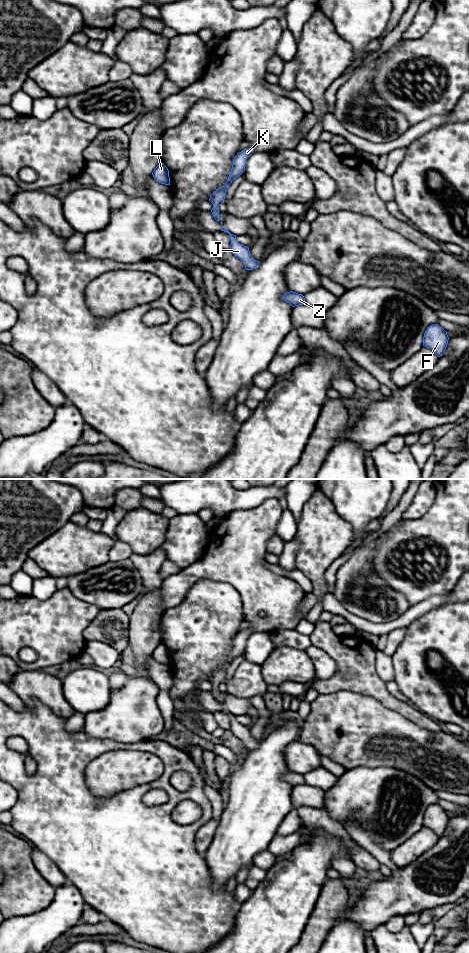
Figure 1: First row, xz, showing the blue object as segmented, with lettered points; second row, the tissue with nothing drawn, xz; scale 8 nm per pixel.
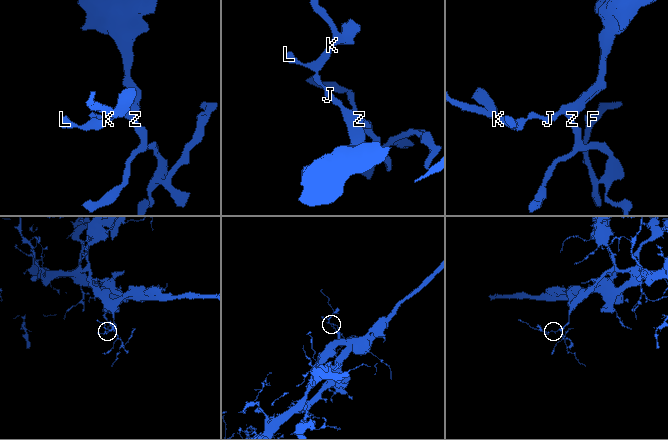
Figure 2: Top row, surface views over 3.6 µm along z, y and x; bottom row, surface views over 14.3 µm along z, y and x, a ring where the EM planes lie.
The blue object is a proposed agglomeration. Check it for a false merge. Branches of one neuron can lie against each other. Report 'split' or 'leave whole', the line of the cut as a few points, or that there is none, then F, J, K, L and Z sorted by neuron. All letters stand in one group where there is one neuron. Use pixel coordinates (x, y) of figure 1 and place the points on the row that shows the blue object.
leave whole; cut none; groups F J K L Z

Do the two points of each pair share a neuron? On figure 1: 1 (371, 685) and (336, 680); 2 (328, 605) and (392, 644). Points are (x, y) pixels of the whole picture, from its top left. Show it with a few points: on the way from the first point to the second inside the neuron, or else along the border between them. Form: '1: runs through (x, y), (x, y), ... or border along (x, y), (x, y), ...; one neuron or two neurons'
1: runs through (362, 680), (345, 680); one neuron
2: border along (406, 626), (395, 628), (387, 635); two neurons

